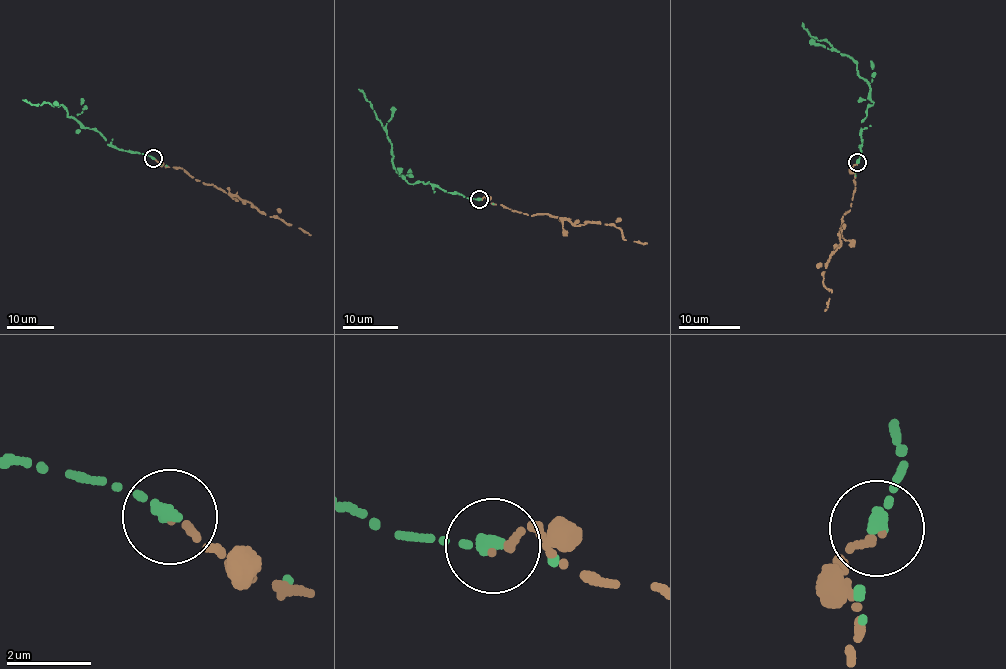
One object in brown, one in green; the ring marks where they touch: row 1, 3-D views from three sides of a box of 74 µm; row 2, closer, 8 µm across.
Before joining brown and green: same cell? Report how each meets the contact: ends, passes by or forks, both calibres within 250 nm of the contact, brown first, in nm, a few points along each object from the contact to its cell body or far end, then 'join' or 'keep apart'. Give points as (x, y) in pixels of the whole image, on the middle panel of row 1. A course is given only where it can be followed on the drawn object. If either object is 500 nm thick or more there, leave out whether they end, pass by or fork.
brown ends there; green ends there; 140 nm thick on the brown side, 320 nm on the other; brown runs (479, 200), (484, 196), (528, 215), (569, 219), (574, 225), (614, 224), (624, 240), (646, 243); green runs (479, 199), (444, 191), (428, 182), (408, 183), (399, 176), (392, 161), (385, 131), (370, 103), (358, 89); join

